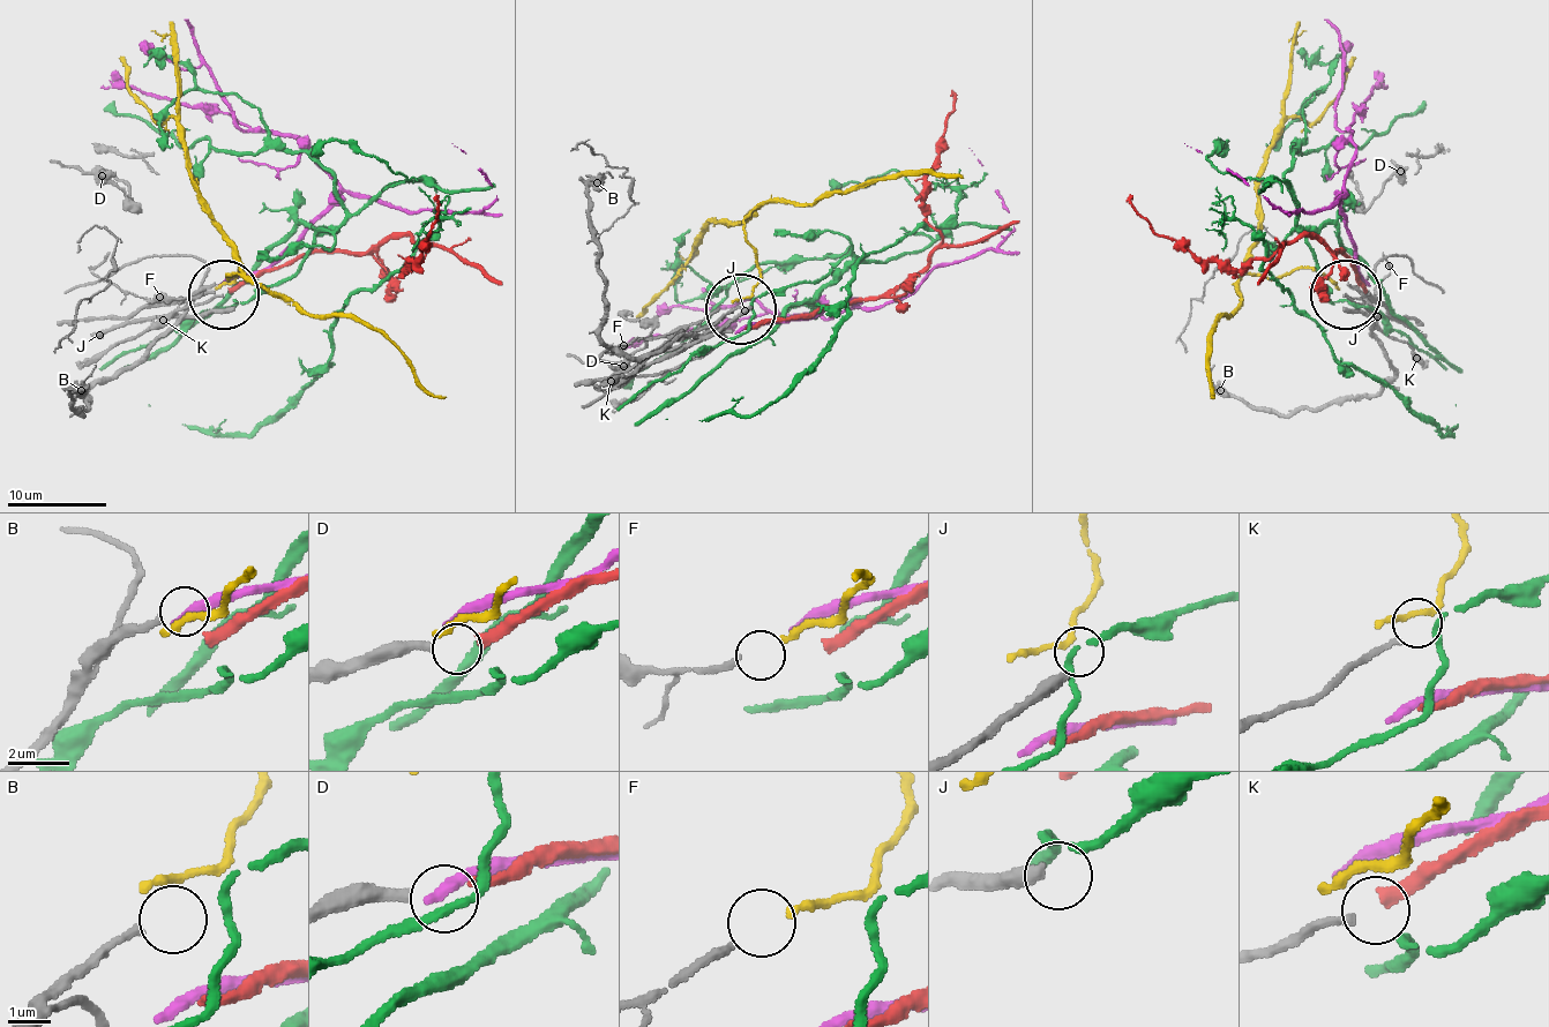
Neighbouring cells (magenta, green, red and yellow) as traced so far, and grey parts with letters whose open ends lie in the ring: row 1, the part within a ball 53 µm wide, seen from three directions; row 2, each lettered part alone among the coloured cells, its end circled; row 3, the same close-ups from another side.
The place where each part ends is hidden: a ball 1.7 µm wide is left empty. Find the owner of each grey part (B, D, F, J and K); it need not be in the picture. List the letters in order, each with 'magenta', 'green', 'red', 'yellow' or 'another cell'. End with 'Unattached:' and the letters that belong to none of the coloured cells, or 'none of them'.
B: another cell
D: red
F: yellow
J: another cell
K: another cell
Unattached: B, J, K

